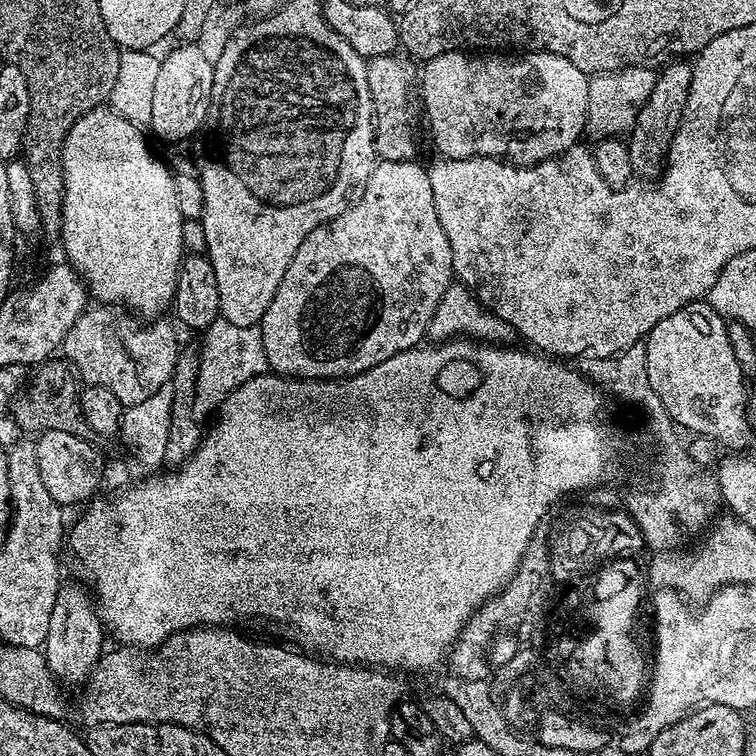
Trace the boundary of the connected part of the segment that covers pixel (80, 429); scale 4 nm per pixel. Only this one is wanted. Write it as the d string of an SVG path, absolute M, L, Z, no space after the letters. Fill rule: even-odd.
M49 358L31 373L27 381L26 390L22 390L10 405L10 415L17 426L28 434L39 434L46 430L63 430L66 434L83 436L93 435L86 418L82 418L80 405L81 381L76 375L76 369L68 363L67 359Z

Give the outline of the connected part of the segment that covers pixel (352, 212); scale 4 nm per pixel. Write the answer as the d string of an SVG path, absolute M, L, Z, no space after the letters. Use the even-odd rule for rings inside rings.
M415 159L380 160L364 183L358 199L349 203L343 214L335 216L322 227L315 228L306 238L306 242L298 246L298 254L294 254L286 274L282 274L282 282L278 282L278 290L274 290L274 298L270 298L270 306L266 306L266 314L258 325L262 334L262 346L266 350L268 368L275 375L290 376L298 380L340 380L343 376L362 374L378 366L378 362L394 358L394 354L415 348L423 341L420 339L428 336L428 327L434 318L434 310L438 310L442 294L446 294L449 285L454 282L454 273L450 241L446 238L446 230L442 230L442 222L438 222L438 210L434 210L434 190L430 190L428 168L418 163Z

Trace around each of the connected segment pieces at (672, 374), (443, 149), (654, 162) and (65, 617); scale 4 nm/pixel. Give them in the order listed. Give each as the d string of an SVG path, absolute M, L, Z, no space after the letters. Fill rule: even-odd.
M701 298L674 310L670 318L662 318L658 326L648 331L644 340L647 377L659 400L666 406L670 418L686 426L693 437L708 436L717 445L726 444L730 450L744 450L754 433L748 429L748 389L742 366L734 359L725 317L717 314L707 299Z
M468 50L443 52L427 61L419 73L418 96L422 101L422 112L425 117L428 115L428 124L432 127L432 140L436 143L436 148L440 151L439 155L441 157L450 160L461 160L470 156L495 156L509 162L515 162L517 165L536 164L539 160L548 160L551 156L566 151L567 148L573 148L581 139L580 135L585 135L588 126L588 107L590 106L589 73L578 70L578 66L574 66L574 62L570 62L553 52L529 52L524 50L519 54L508 54L512 56L484 55L488 54L473 54Z
M680 58L665 63L661 68L664 69L655 73L652 88L646 93L643 106L636 110L636 121L627 137L632 171L637 177L659 177L674 142L674 134L678 134L678 126L686 110L686 98L690 98L692 64L687 59Z
M61 587L56 595L54 610L50 613L50 630L42 645L50 670L64 686L83 685L92 675L106 648L104 645L106 629L100 623L100 614L96 610L93 597L86 590L85 592L80 588Z

